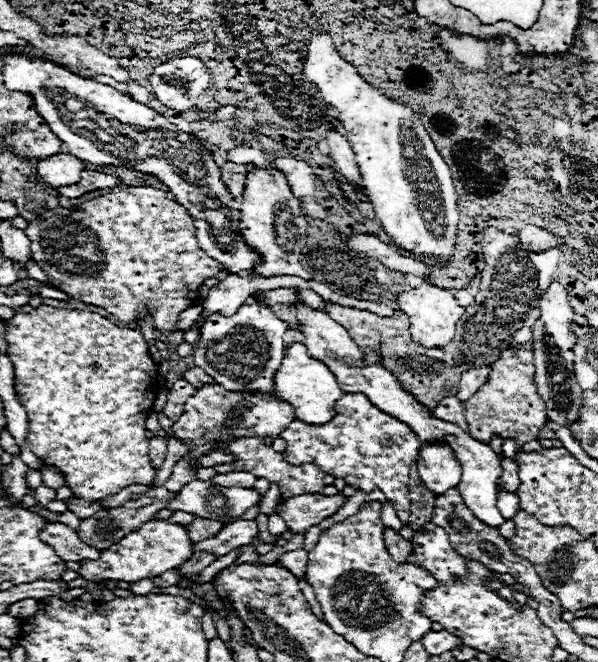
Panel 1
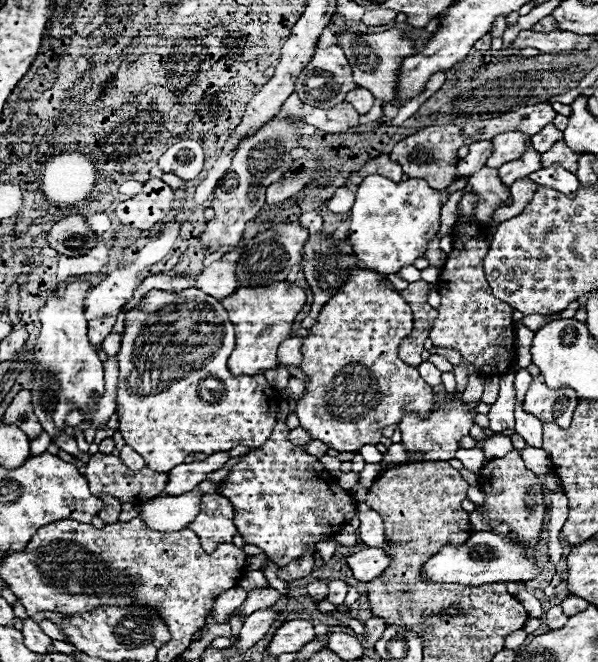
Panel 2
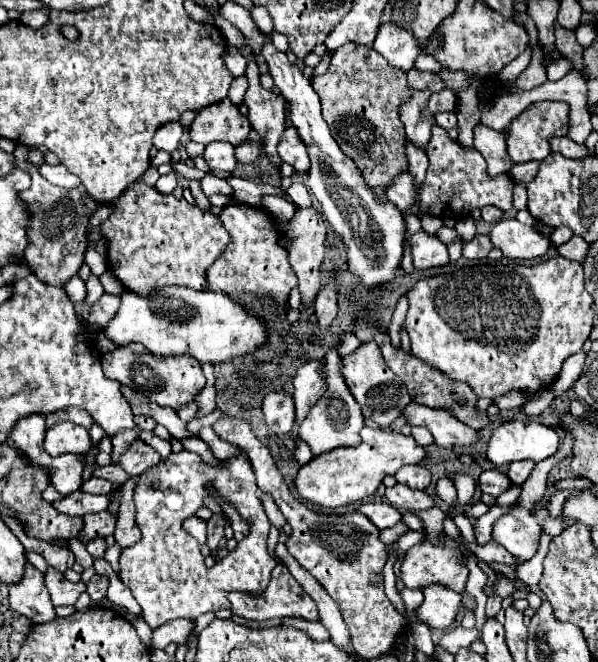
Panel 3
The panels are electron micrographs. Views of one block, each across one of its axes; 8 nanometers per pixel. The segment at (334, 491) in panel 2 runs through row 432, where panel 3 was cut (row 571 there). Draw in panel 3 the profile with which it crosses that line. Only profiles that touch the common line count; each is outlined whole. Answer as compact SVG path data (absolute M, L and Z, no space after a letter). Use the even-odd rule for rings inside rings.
M278 564L274 568L274 572L270 574L270 584L268 588L258 594L258 596L250 596L246 592L230 592L228 594L230 600L230 610L236 616L242 616L246 620L268 620L268 618L284 618L284 616L292 616L292 618L302 618L302 620L310 620L310 622L318 622L318 606L316 602L302 590L302 586L294 580L294 576L290 576L290 572L286 572L286 566Z

